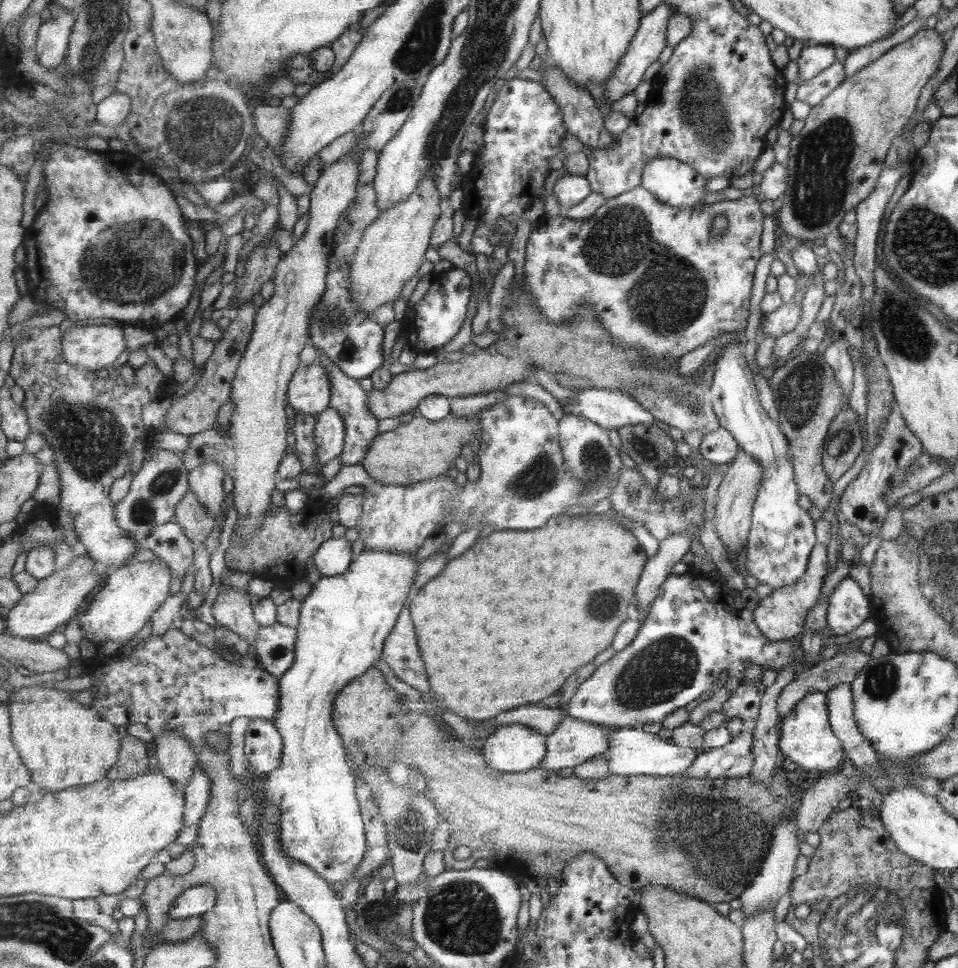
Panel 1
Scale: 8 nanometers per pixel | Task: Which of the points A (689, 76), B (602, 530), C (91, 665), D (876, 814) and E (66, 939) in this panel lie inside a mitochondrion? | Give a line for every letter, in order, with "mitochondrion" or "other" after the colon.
A: mitochondrion
B: other
C: other
D: other
E: mitochondrion

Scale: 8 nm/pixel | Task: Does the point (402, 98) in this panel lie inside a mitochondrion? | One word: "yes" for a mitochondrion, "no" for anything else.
yes

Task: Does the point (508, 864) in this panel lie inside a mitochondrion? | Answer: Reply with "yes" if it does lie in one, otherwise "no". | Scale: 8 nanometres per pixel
no

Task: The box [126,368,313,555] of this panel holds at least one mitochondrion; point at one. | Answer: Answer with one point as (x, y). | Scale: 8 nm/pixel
(142, 509)

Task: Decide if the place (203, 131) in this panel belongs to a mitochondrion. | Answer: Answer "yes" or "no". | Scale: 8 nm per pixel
yes

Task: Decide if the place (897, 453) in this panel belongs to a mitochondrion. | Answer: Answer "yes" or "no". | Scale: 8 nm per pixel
no

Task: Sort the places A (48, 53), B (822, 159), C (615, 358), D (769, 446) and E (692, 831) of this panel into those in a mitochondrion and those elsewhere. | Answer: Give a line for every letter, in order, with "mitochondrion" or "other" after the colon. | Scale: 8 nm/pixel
A: other
B: mitochondrion
C: other
D: other
E: mitochondrion

